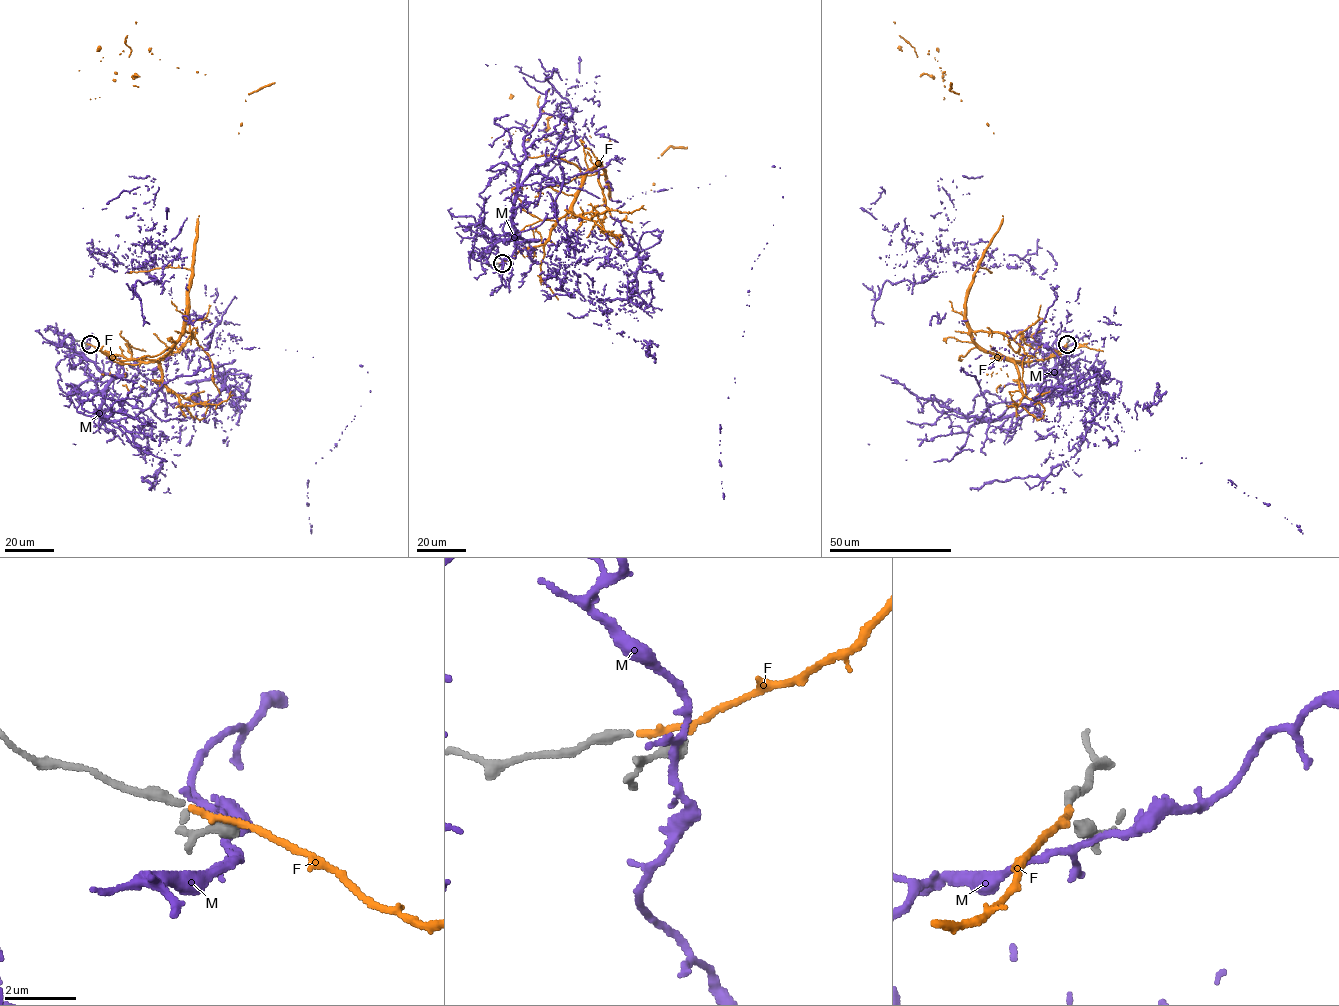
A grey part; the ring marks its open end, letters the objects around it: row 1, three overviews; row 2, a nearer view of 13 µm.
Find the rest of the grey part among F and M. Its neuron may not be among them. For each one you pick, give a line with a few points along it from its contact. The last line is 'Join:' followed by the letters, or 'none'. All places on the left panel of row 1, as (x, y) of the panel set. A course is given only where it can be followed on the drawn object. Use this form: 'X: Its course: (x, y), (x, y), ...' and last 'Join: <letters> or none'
F: Its course: (90, 344), (154, 362), (177, 341), (199, 215), (249, 94), (151, 50), (135, 75), (90, 99)
Join: F

